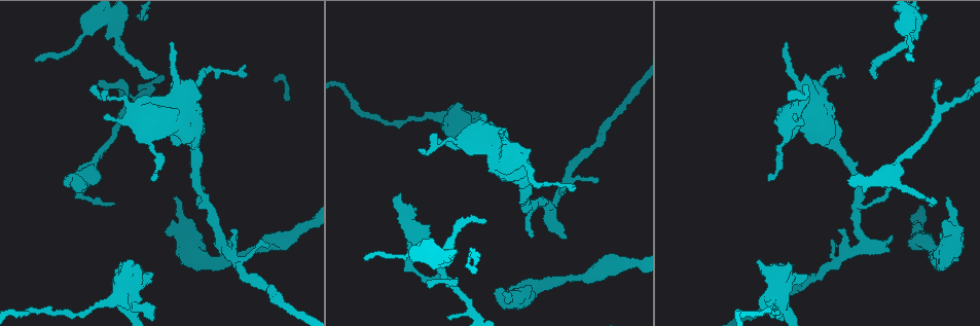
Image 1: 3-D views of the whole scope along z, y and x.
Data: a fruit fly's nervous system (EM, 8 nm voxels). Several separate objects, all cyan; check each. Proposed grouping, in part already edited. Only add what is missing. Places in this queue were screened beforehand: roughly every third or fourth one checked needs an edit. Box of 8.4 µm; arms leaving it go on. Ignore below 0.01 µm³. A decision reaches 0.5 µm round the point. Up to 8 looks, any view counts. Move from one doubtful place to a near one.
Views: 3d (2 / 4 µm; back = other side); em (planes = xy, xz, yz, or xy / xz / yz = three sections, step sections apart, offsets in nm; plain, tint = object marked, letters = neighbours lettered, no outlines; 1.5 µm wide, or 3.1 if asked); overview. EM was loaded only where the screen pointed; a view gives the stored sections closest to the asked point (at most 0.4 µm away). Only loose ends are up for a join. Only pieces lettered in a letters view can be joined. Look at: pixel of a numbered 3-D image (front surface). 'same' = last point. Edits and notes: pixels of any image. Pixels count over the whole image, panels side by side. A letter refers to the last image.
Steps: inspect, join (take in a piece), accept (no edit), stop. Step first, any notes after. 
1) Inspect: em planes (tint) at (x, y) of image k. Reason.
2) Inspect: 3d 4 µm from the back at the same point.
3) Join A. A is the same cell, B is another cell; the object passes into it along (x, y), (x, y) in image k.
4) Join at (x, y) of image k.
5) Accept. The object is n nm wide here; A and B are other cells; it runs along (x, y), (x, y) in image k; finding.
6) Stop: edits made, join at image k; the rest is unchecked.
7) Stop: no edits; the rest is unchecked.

Inspect: 3d 2 µm at (36, 62) of image 1.

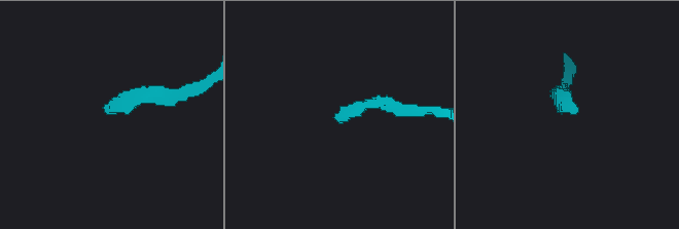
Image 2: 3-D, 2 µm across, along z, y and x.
Inspect: em xy step 4 (tint) at (339, 123) of image 2. Need the tissue.

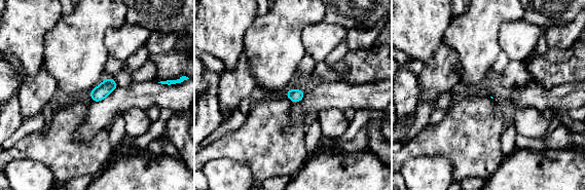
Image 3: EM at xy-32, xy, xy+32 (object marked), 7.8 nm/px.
Inspect: em xz step 4 (letters) at the same point.

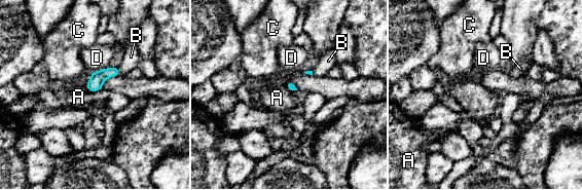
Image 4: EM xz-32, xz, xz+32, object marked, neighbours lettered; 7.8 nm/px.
Accept. A, B, C and D are other cells; a border runs along (84, 85), (92, 91) in image 4; no lettered piece goes on from it.

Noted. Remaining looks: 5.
Inspect: 3d 2 µm at (93, 84) of image 1. Free end.

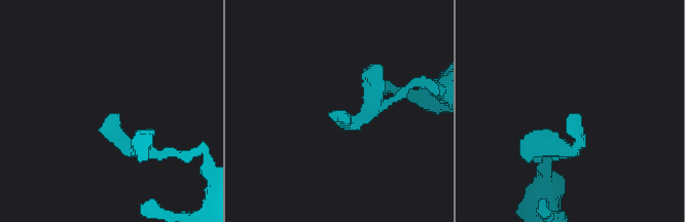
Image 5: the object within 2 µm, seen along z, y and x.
Inspect: em planes (plain) at (339, 113) of image 5.

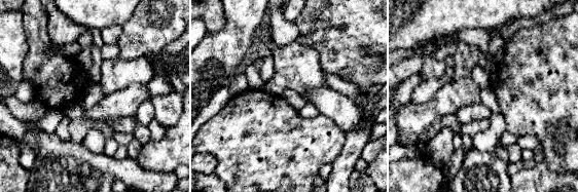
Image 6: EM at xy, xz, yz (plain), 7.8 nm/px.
Inspect: em planes (letters) at the same point.

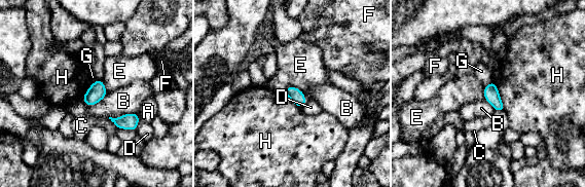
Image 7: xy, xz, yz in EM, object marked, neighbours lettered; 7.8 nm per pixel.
Accept. The object is 110 nm wide here; A, B, C, D, E, F, G and H are other cells; a border runs along (287, 86), (297, 87), (305, 99) in image 7; none of them fits.

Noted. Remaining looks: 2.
Inspect: em planes (letters) at (565, 238) of image 1. Branch stops here.

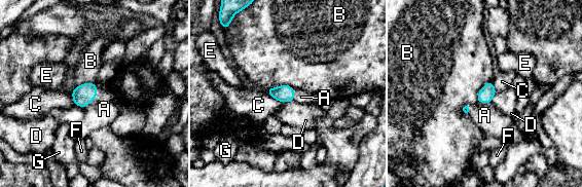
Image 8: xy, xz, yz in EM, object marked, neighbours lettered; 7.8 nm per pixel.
Join at (104, 109) of image 8. A is the same cell, B, C, D, E, F and G are other cells; it goes on there.

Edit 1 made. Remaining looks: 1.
Stop: edits made, join at image 8; the rest is unchecked.

